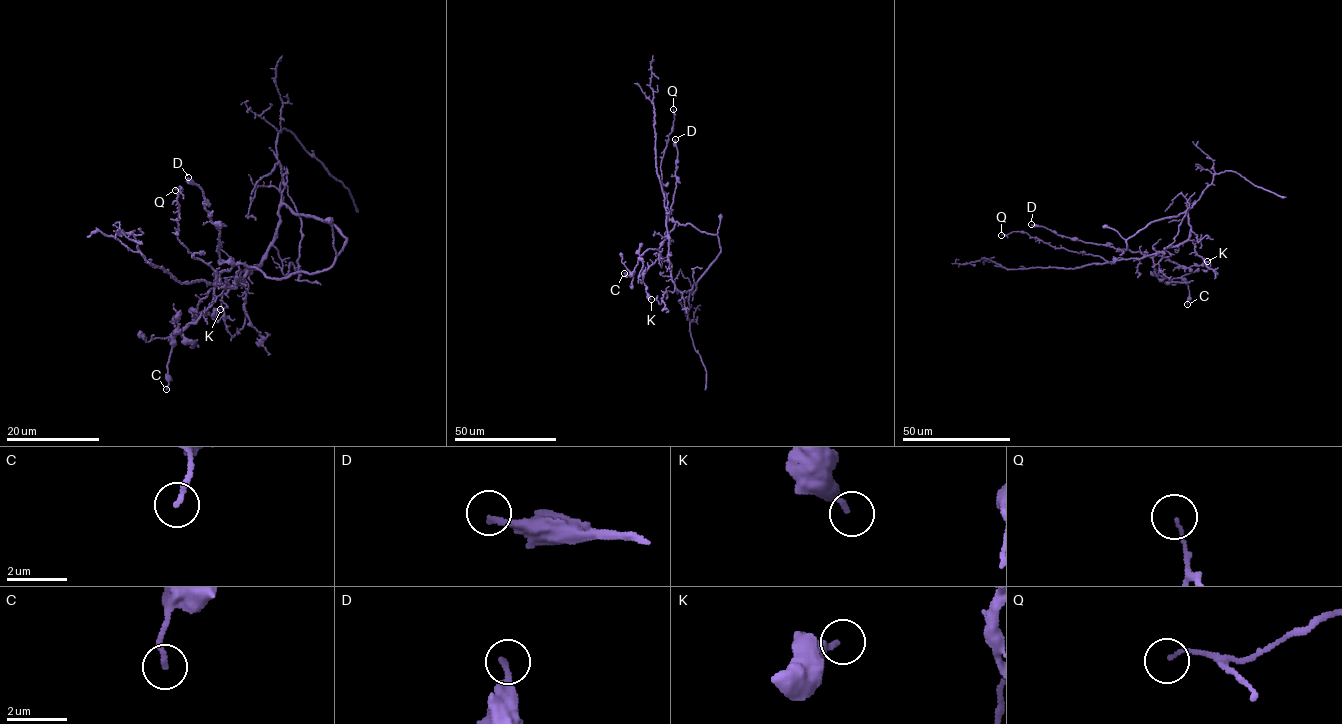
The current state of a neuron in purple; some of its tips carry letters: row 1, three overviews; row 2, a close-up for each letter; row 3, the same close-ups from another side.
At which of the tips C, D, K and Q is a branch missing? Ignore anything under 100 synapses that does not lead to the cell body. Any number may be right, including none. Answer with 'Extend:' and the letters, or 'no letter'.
Extend: no letter

